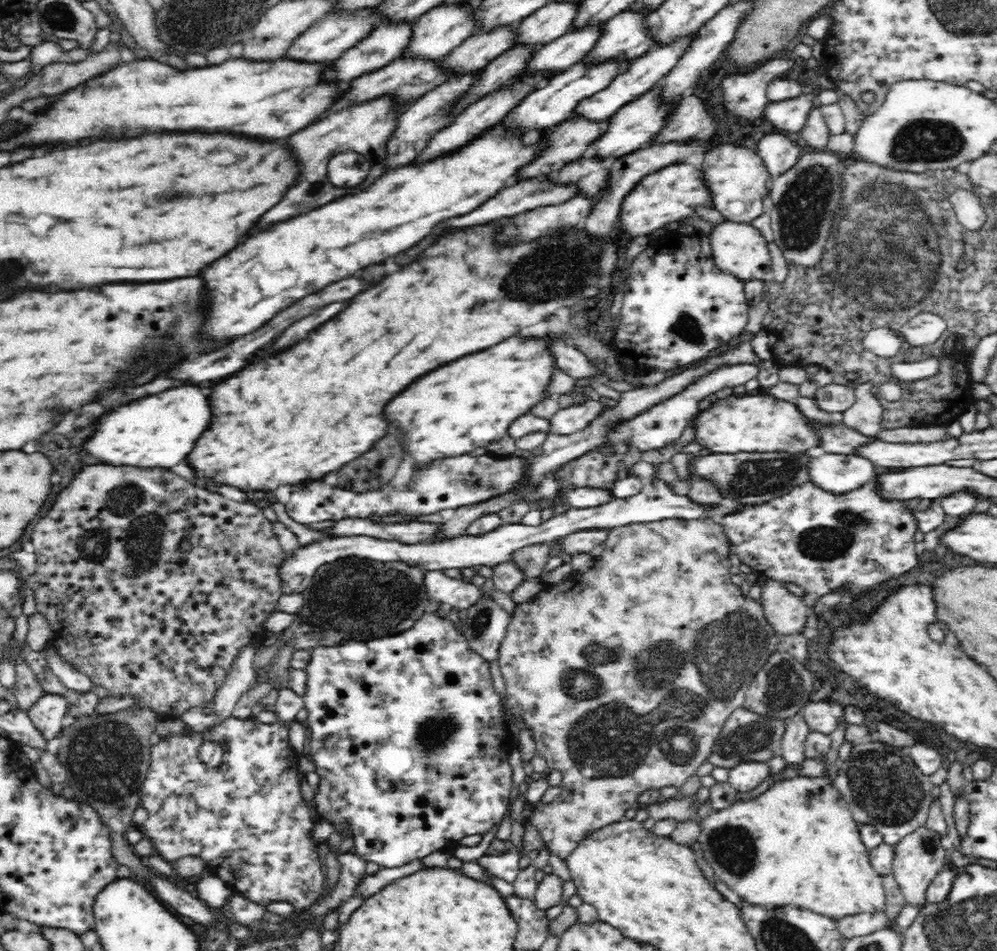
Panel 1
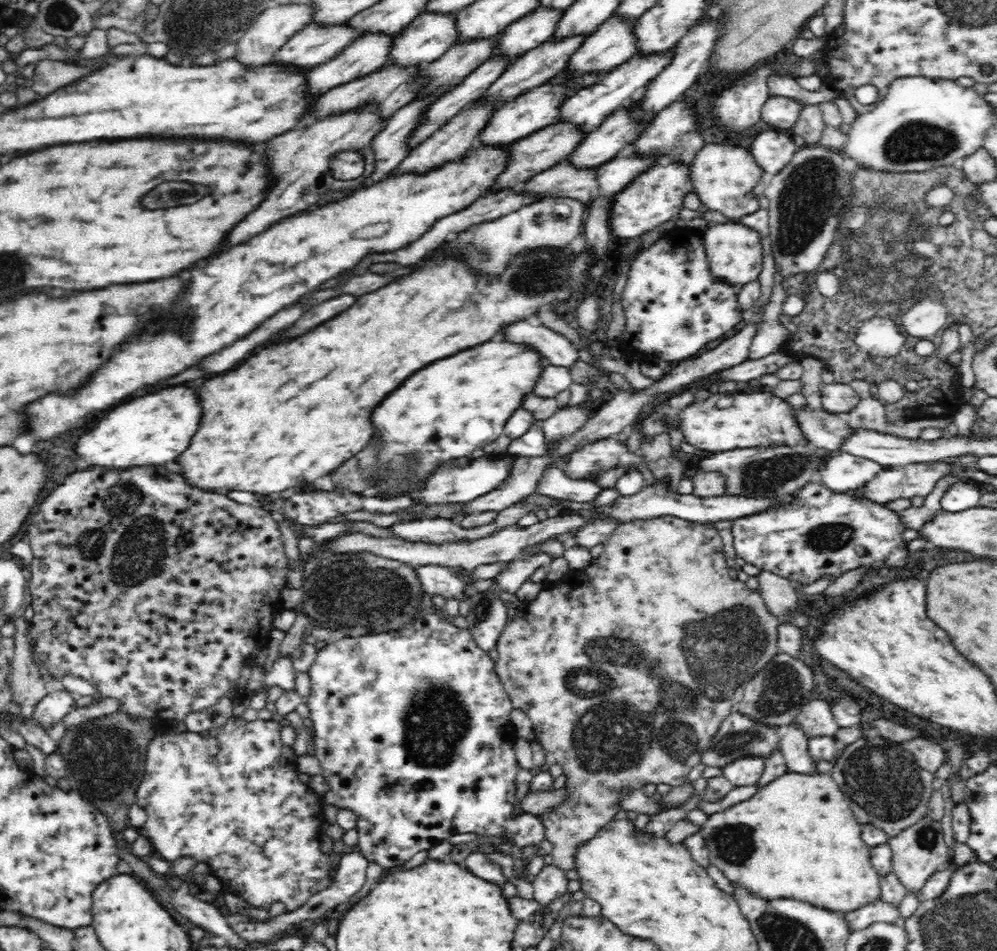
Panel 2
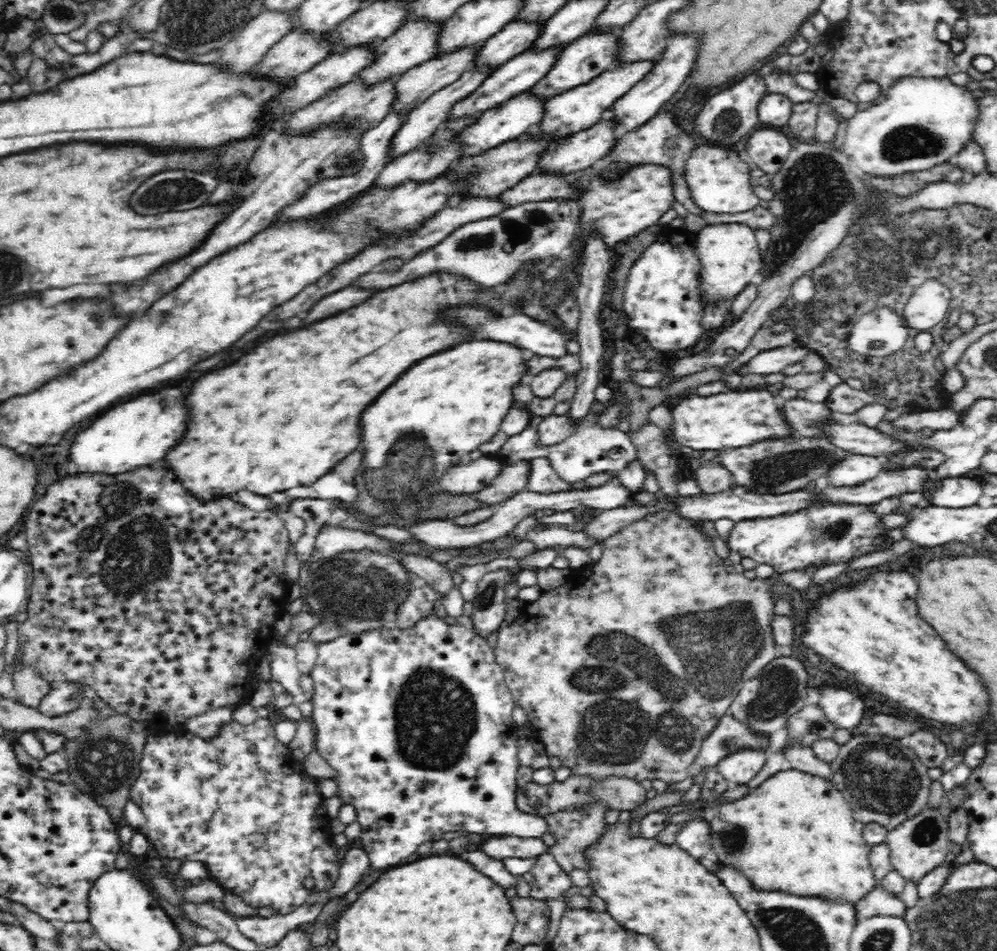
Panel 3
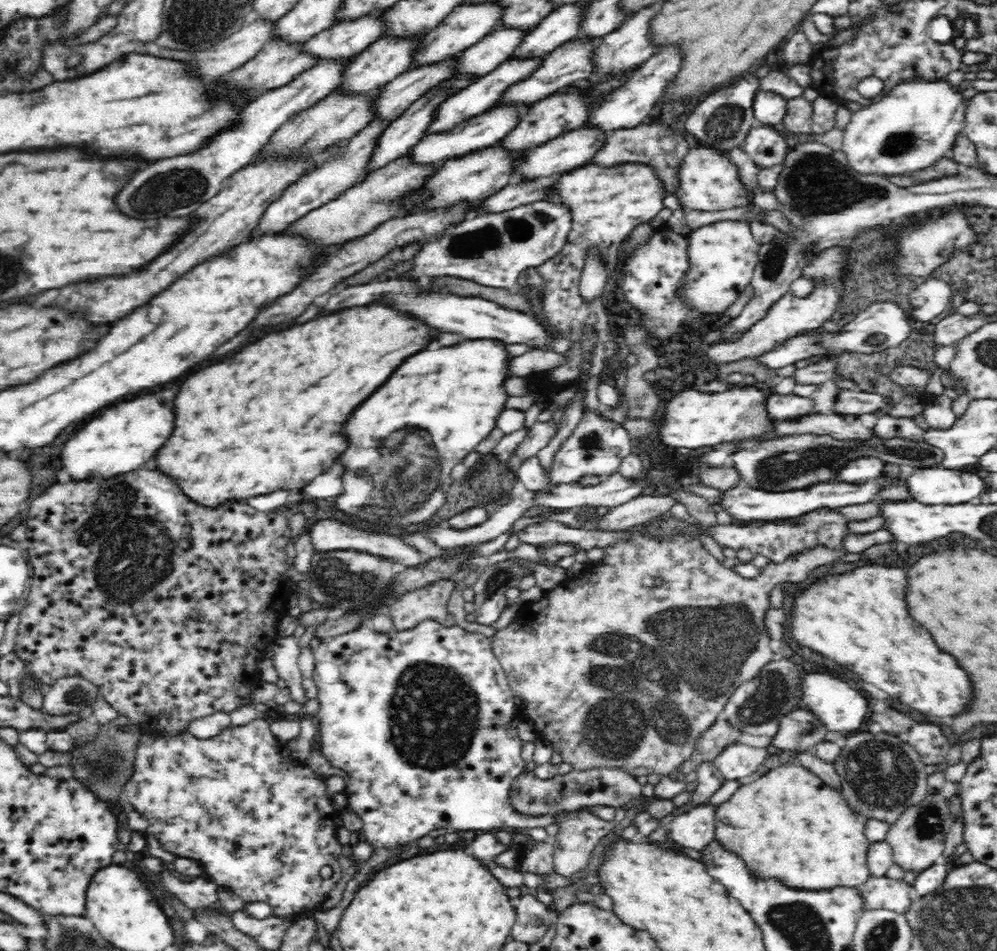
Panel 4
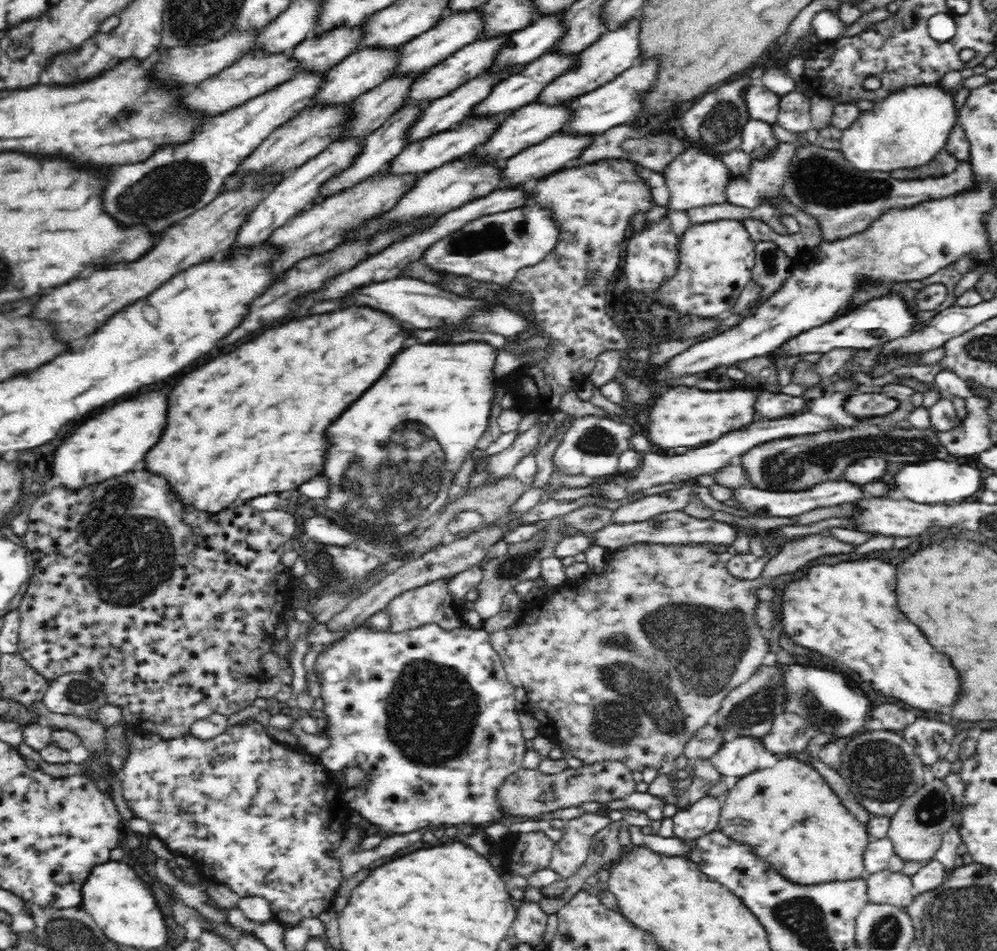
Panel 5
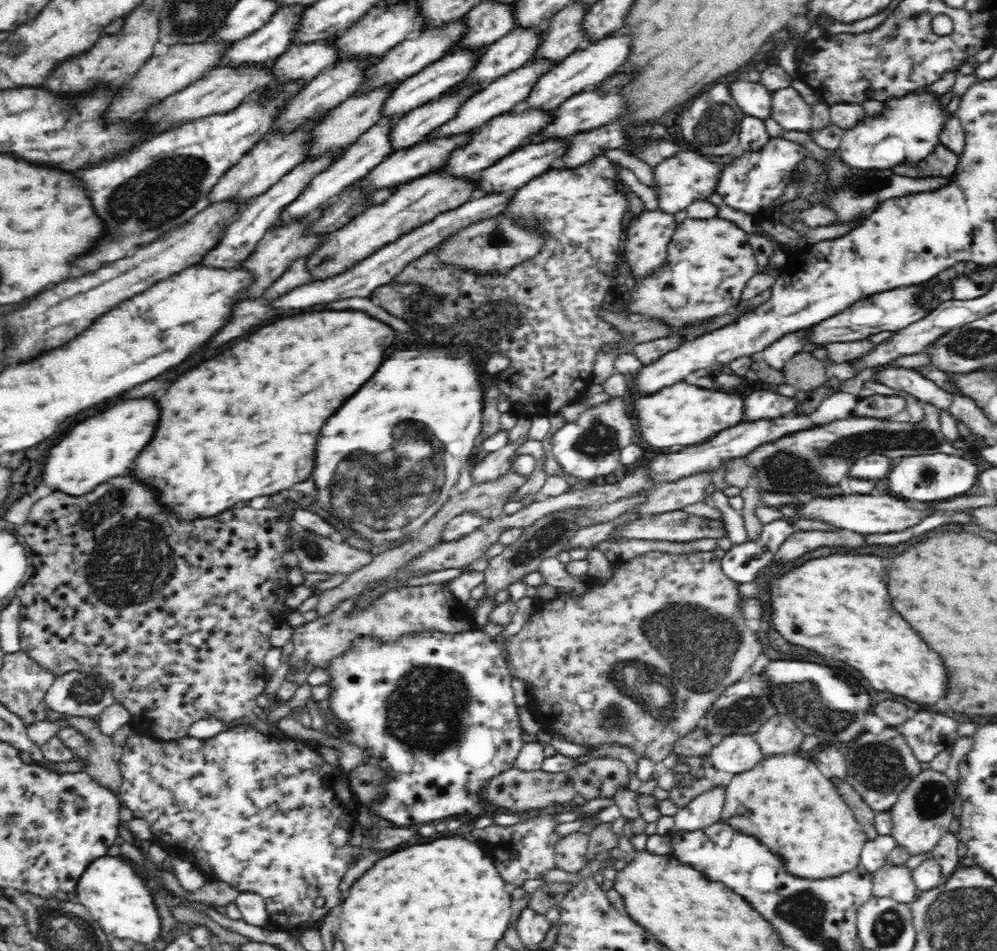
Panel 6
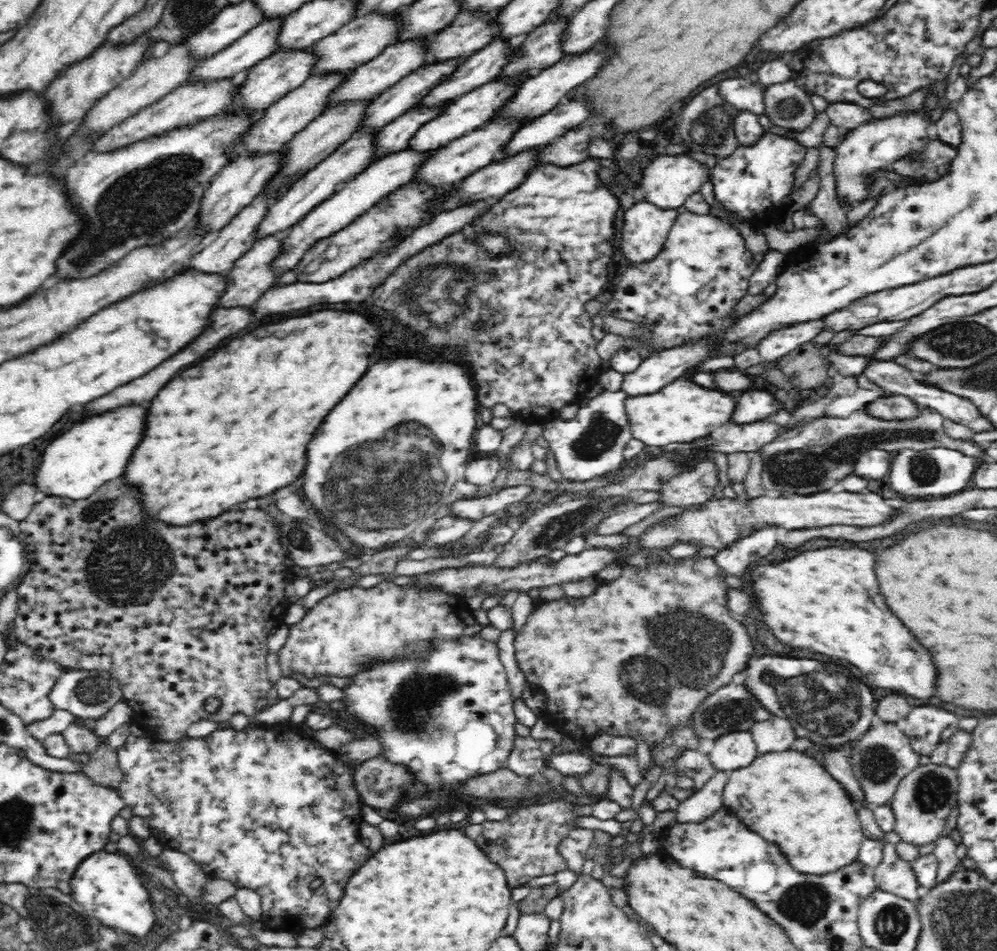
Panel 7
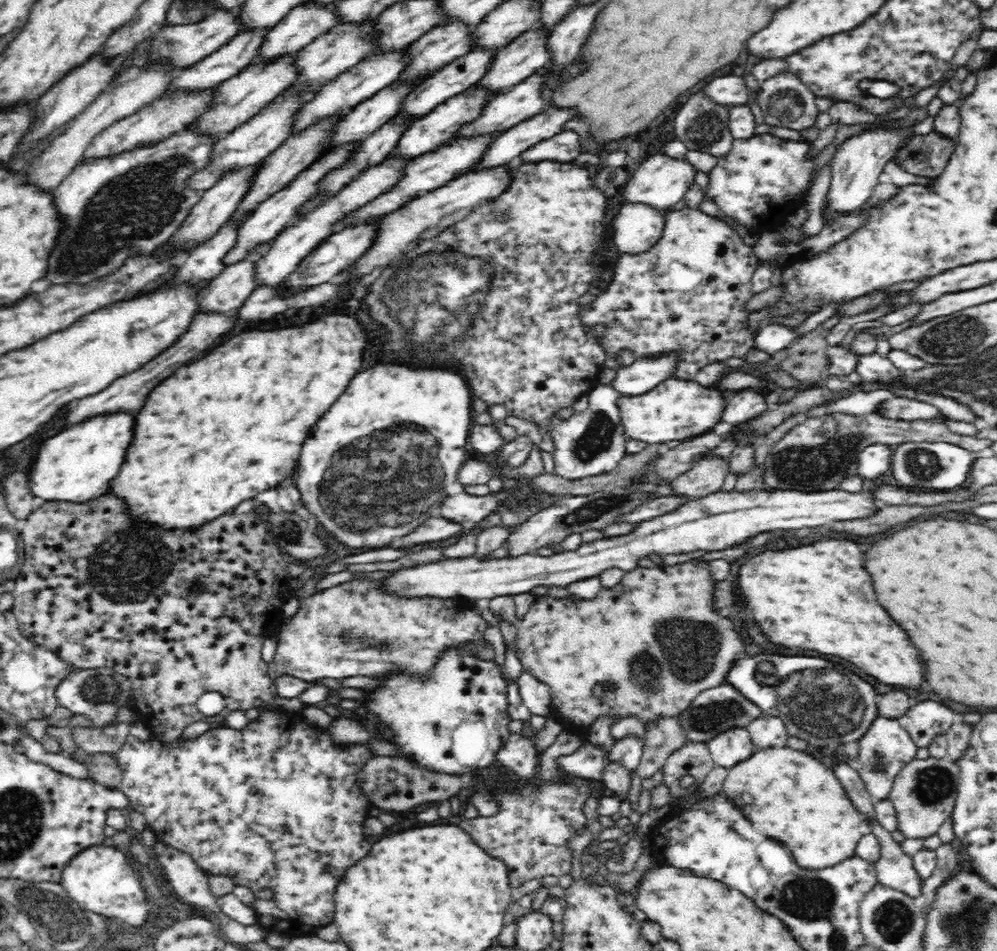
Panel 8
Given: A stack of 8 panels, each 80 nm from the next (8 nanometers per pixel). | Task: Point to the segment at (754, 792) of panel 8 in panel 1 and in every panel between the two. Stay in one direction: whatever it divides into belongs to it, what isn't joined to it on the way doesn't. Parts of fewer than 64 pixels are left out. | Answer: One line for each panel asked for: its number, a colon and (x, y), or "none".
1: (797, 843)
2: (797, 837)
3: (794, 831)
4: (787, 822)
5: (763, 809)
6: (785, 801)
7: (786, 796)

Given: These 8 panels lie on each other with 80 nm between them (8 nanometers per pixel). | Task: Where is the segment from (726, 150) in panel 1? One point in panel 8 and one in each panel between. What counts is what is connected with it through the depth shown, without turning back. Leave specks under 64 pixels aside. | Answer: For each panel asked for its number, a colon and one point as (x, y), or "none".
2: (723, 176)
3: (718, 178)
4: (706, 179)
5: (693, 178)
6: (680, 179)
7: (667, 180)
8: (660, 181)

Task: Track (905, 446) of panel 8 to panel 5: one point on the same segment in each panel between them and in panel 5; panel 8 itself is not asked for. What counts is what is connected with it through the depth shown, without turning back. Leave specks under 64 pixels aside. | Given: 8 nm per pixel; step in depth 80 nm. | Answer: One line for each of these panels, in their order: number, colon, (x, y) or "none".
5: (934, 481)
6: (939, 476)
7: (933, 472)

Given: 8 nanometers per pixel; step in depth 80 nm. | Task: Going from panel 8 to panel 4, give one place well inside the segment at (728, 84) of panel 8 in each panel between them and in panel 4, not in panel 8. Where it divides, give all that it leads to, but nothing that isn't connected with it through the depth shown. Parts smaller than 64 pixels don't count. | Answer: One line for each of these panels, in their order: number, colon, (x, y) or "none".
4: (768, 108)
5: (762, 104)
6: (753, 99)
7: (741, 93)

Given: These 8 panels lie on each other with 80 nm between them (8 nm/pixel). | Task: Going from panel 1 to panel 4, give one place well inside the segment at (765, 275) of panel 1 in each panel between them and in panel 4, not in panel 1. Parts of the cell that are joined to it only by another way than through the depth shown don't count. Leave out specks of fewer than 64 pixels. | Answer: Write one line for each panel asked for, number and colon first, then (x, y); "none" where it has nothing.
2: (735, 257)
3: (729, 257)
4: (722, 256)

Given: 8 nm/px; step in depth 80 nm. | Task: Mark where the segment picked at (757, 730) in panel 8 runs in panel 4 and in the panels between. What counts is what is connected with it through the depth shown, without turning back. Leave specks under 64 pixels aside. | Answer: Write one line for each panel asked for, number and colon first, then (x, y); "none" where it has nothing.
4: (798, 731)
5: (789, 733)
6: (779, 735)
7: (775, 734)

